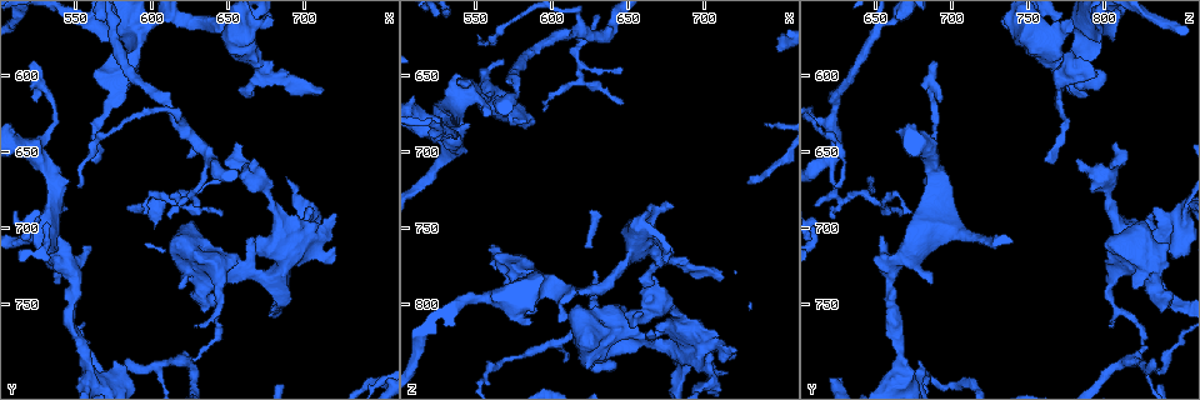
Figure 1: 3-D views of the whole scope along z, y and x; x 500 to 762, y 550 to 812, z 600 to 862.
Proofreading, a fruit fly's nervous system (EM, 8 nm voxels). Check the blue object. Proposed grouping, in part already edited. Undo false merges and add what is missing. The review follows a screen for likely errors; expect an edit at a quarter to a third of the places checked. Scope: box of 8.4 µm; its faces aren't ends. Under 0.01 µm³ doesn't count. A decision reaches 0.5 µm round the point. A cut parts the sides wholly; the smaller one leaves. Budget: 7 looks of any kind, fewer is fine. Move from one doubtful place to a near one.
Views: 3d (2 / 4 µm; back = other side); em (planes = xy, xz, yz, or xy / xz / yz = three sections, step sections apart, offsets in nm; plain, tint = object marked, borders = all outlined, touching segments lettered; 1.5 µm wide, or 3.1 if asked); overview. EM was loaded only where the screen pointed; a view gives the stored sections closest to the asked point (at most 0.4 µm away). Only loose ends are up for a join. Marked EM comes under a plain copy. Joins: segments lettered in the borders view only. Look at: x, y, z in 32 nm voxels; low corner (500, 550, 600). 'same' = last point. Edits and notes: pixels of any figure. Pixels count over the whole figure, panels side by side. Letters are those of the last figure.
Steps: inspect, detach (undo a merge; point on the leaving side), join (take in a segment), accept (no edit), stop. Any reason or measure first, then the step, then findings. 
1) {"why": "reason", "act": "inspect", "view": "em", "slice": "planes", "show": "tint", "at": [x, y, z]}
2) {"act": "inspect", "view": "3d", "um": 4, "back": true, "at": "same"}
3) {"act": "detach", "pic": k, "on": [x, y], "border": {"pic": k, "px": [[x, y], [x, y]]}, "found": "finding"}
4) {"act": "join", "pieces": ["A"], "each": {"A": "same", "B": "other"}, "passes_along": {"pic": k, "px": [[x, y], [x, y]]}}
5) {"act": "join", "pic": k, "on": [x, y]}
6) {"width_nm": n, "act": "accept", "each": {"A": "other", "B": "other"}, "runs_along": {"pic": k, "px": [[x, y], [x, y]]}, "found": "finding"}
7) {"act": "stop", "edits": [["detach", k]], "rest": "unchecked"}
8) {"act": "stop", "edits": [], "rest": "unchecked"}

{"act": "inspect", "view": "em", "slice": "xy", "step": 4, "show": "borders", "at": [712, 612, 784]}

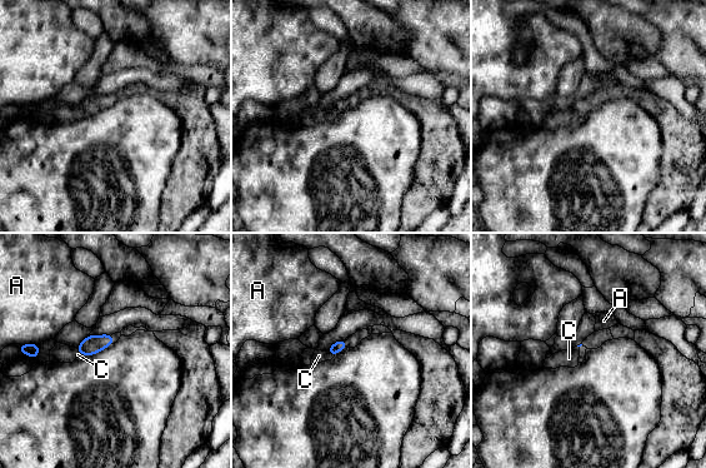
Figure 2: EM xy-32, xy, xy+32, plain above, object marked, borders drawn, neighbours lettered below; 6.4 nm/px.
{"act": "inspect", "view": "em", "slice": "planes", "show": "borders", "at": "same"}

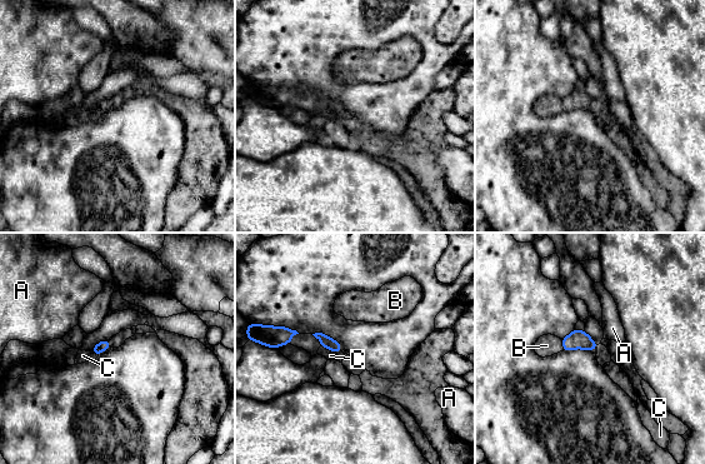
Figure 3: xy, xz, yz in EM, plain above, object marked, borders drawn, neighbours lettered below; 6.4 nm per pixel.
{"act": "join", "pieces": ["B", "C"], "each": {"A": "other", "B": "same", "C": "same"}, "found": "the cell continues"}

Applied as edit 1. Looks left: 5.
{"why": "thin end", "act": "inspect", "view": "3d", "um": 4, "at": [594, 690, 672]}

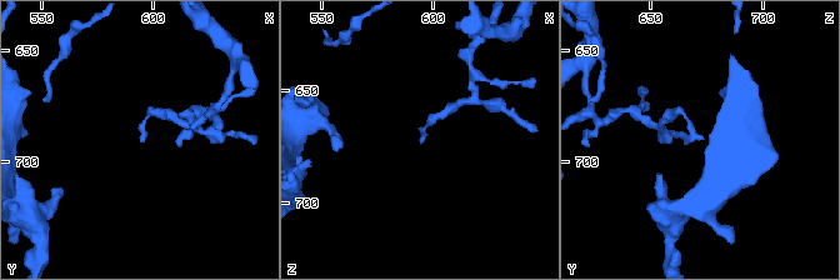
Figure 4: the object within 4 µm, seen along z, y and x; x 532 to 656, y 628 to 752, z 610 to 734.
{"act": "inspect", "view": "em", "slice": "planes", "show": "borders", "at": [596, 691, 672]}

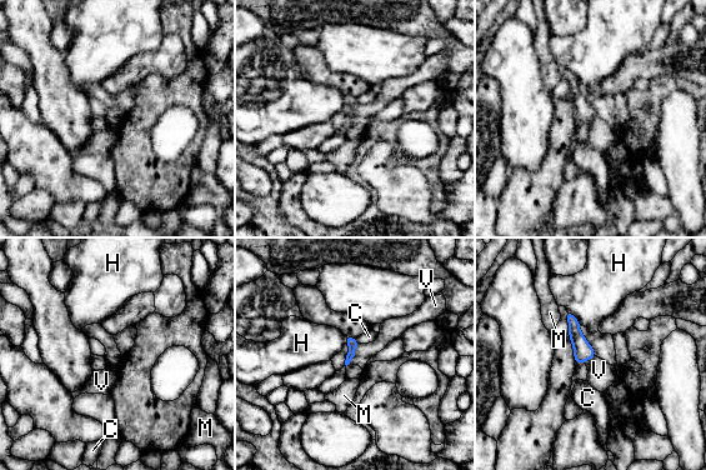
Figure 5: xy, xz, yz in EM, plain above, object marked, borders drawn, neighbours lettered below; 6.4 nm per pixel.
{"width_nm": 70, "act": "accept", "each": {"C": "other", "H": "other", "M": "other", "V": "other"}, "border": {"pic": 5, "px": [[359, 344], [355, 355], [346, 365]]}, "found": "no lettered segment goes on from it"}

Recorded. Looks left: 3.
{"why": "branch stops here", "act": "inspect", "view": "em", "slice": "planes", "show": "tint", "at": [618, 740, 820]}

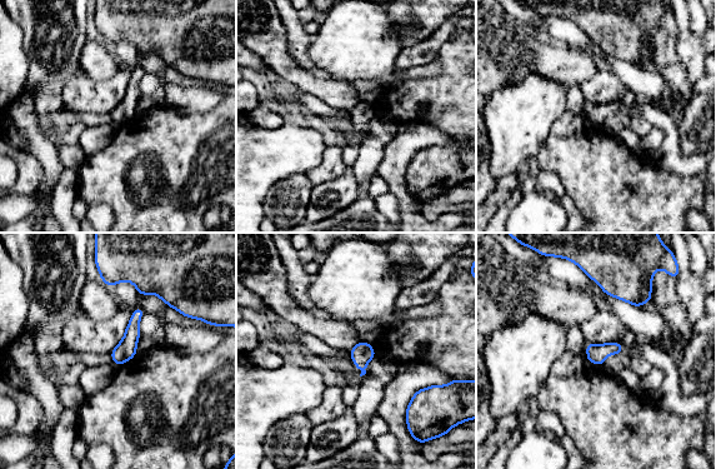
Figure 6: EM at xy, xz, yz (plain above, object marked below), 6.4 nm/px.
{"why": "what lies round it", "act": "inspect", "view": "em", "slice": "planes", "show": "borders", "at": "same"}

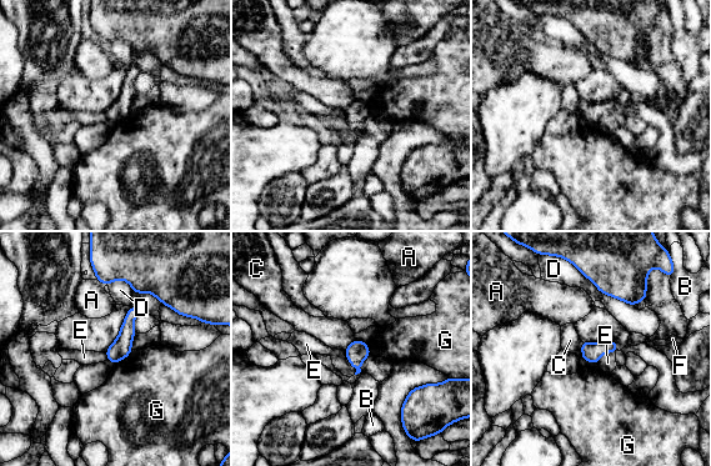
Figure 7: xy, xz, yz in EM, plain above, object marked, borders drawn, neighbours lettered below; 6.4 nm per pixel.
{"act": "accept", "each": {"A": "other", "B": "other", "C": "other", "D": "other", "E": "other", "F": "other", "G": "other"}, "found": "none of them fits"}

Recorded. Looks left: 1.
{"act": "stop", "edits": [["join", 3]], "rest": "unchecked"}

